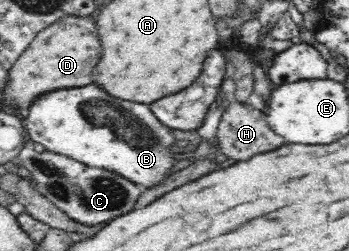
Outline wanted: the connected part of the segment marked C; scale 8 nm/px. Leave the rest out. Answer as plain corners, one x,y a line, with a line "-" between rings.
27,139
25,147
19,151
19,161
25,169
31,171
30,179
35,181
36,189
67,215
70,221
89,229
93,225
105,225
137,209
141,190
133,182
111,171
85,166
76,159
60,153
51,151
37,153
33,144
33,140

